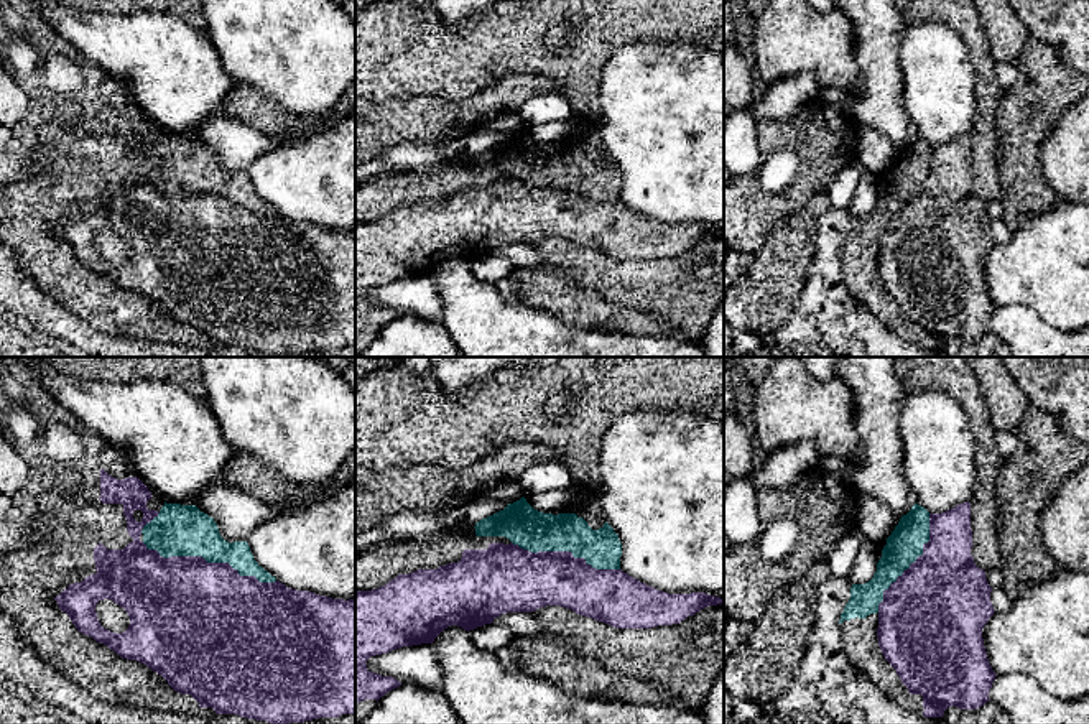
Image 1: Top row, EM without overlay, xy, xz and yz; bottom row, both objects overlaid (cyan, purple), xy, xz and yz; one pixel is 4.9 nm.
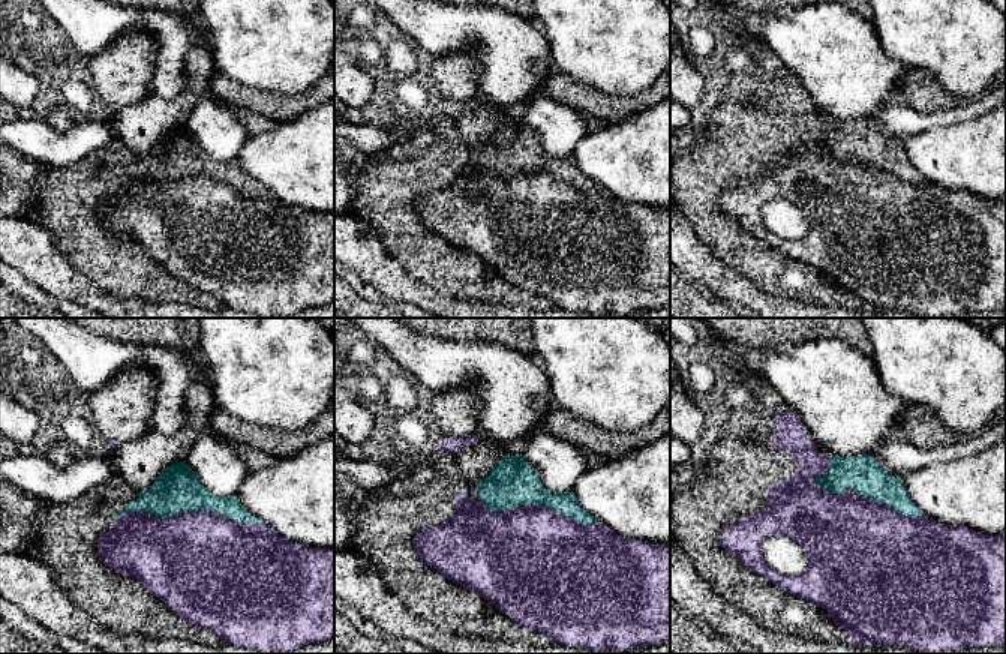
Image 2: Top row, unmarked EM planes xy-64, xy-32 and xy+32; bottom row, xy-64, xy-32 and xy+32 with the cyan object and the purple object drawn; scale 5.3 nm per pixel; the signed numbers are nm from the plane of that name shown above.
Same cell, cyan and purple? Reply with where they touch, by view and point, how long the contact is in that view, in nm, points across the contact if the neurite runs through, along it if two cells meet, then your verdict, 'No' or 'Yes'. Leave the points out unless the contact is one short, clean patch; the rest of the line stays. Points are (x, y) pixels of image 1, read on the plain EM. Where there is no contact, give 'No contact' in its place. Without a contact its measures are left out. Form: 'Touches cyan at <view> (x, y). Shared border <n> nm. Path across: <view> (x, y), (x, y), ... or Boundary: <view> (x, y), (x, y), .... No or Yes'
Touches cyan at xy (209, 193). Shared border 700 nm. No

